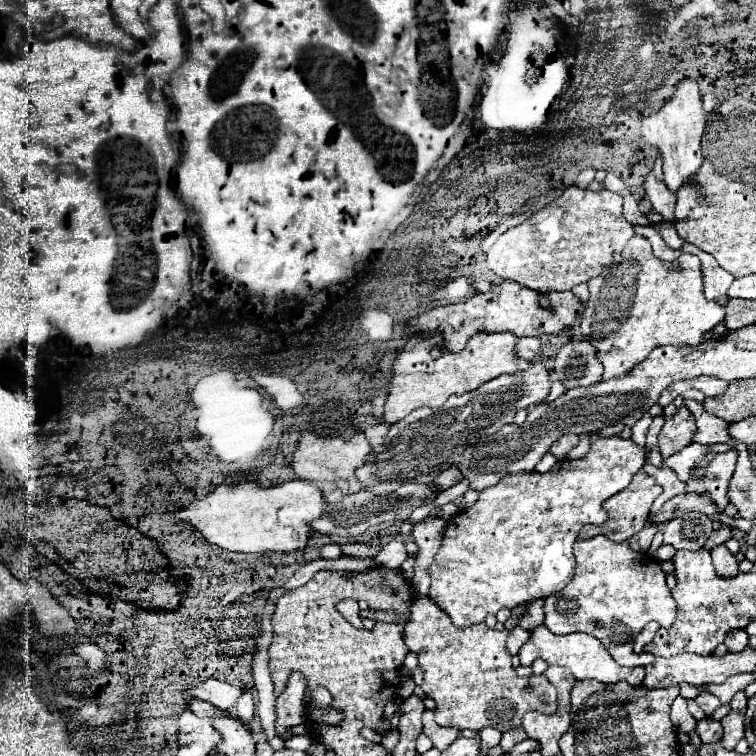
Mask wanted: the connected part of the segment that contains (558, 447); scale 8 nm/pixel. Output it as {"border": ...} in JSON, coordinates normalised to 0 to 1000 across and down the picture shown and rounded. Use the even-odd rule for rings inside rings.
{"border":[[[750,574],[750,577],[745,577],[739,585],[734,585],[726,598],[729,598],[737,608],[745,608],[745,606],[750,606],[750,601],[763,590],[763,585],[766,585],[766,577]]]}

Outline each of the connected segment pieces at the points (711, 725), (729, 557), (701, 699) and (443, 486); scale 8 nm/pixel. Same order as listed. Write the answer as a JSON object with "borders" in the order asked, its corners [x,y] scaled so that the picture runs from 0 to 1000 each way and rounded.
{"borders":[[[[930,950],[922,958],[922,971],[925,971],[925,976],[927,976],[930,984],[943,984],[943,981],[951,981],[954,979],[956,963],[954,963],[951,955],[938,952],[938,950]]],[[[962,722],[943,725],[940,728],[940,738],[943,738],[943,749],[946,749],[951,762],[964,765],[964,762],[972,762],[978,757],[978,746],[975,746],[972,735],[962,728]]],[[[927,913],[925,915],[925,921],[919,923],[922,929],[925,929],[925,934],[930,937],[930,942],[938,947],[938,944],[943,944],[951,934],[954,934],[954,929],[940,918],[940,915],[935,915],[935,913]]],[[[591,619],[591,622],[586,622],[586,624],[570,638],[570,643],[575,643],[578,648],[591,648],[591,646],[597,646],[599,640],[604,640],[607,635],[610,635],[607,622],[604,622],[604,619]]]]}

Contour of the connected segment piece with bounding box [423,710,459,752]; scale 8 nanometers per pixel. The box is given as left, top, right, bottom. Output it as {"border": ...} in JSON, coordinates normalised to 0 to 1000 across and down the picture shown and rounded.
{"border":[[[562,939],[560,942],[560,971],[567,974],[570,981],[573,981],[573,987],[586,995],[604,976],[607,966],[604,963],[583,963],[581,958],[575,958],[573,942]]]}

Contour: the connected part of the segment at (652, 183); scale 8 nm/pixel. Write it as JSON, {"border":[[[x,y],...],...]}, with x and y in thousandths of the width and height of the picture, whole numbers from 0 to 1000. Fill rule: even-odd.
{"border":[[[858,228],[853,233],[853,257],[861,265],[861,272],[866,280],[872,280],[882,294],[890,294],[890,278],[893,278],[893,257],[888,257],[888,251],[882,249],[882,243],[877,243],[874,238],[866,235],[864,228]]]}

